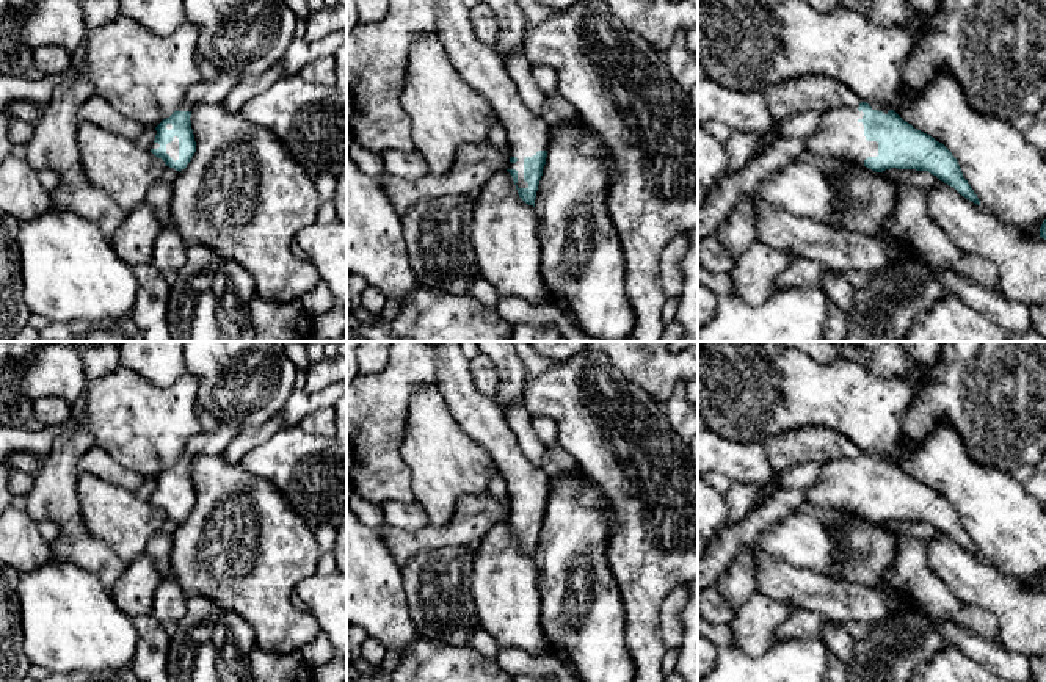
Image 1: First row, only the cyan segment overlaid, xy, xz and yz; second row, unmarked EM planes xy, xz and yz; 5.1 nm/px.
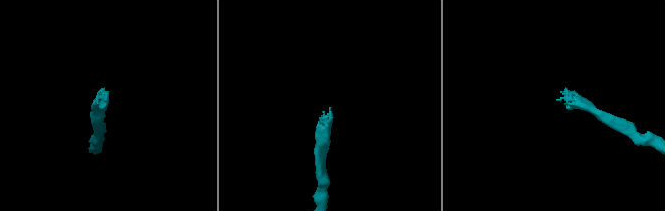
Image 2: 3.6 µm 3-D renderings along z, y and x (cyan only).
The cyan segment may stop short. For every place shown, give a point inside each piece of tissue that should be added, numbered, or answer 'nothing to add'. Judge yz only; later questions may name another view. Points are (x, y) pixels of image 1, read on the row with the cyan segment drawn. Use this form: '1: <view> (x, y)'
1: yz (839, 135)

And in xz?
1: xz (480, 66)

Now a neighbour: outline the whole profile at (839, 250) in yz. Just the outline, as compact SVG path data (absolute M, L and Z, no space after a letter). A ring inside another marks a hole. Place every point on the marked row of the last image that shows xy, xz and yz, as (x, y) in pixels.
M757 199L756 212L757 241L794 257L814 260L839 273L877 271L911 254L886 234L866 235L834 229L808 216L778 210Z

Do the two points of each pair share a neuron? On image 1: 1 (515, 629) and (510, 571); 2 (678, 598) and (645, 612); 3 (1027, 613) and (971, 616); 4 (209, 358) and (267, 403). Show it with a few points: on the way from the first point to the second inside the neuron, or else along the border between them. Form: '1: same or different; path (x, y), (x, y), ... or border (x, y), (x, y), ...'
1: same; path (512, 615), (510, 585)
2: different; border (681, 582), (661, 605), (659, 632), (662, 642)
3: different; border (958, 599), (987, 610), (996, 623), (998, 634)
4: same; path (223, 362), (253, 389)

